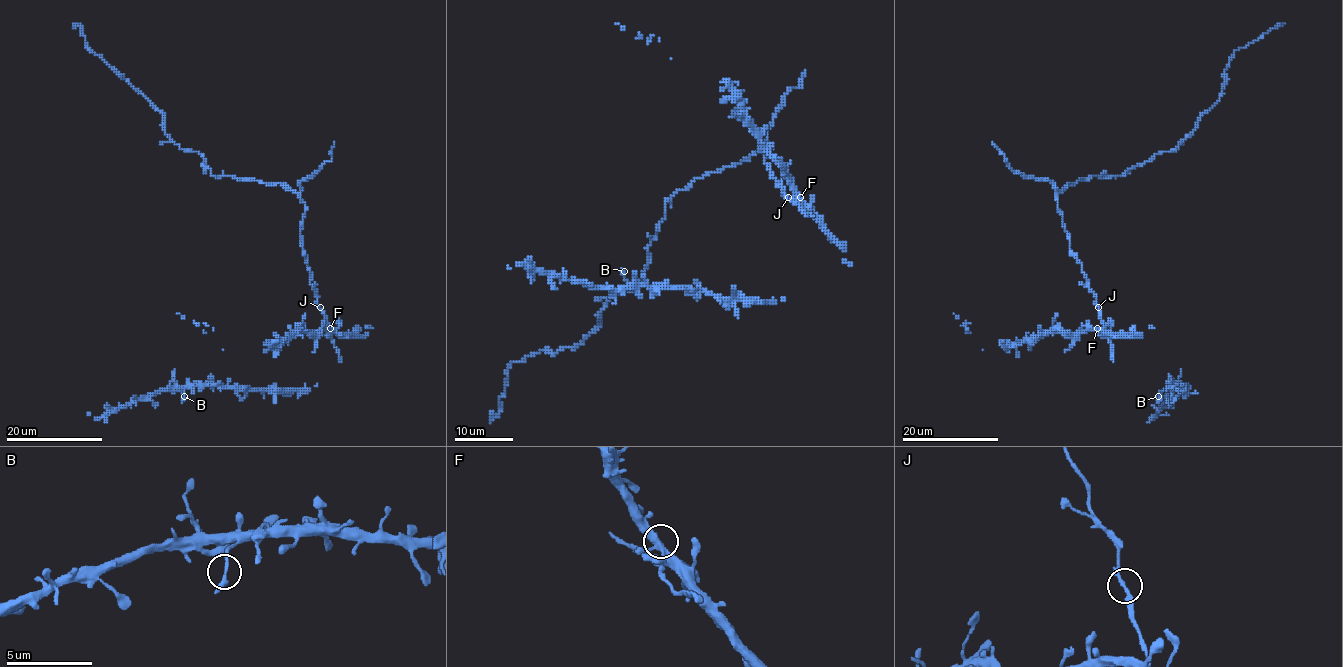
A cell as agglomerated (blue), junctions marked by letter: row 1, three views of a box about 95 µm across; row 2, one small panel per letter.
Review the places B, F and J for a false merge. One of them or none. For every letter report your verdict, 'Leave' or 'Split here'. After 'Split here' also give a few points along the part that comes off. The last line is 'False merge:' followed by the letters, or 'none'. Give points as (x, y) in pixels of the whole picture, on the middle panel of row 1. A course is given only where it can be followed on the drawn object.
B: Leave
F: Leave
J: Leave
False merge: none

